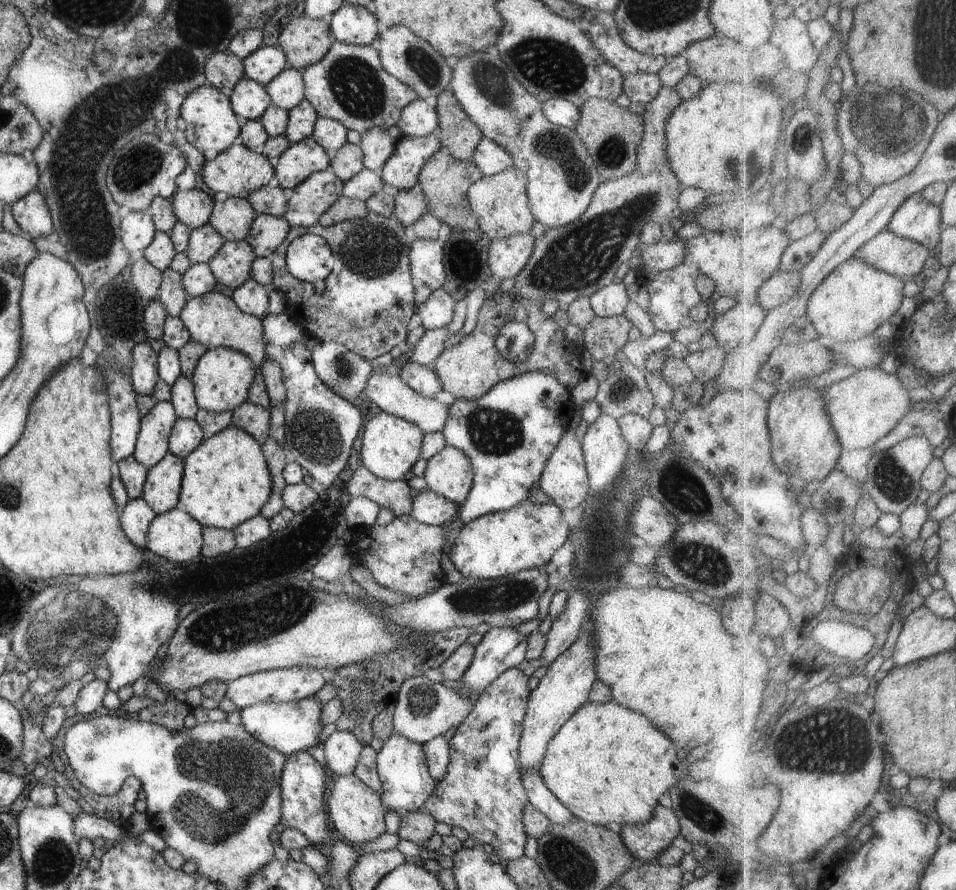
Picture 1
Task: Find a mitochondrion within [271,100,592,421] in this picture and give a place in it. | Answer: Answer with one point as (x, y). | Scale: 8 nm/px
(372, 249)

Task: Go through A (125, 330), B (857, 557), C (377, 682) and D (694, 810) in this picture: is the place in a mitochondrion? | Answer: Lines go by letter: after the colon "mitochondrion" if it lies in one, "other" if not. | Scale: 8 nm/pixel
A: other
B: other
C: other
D: mitochondrion

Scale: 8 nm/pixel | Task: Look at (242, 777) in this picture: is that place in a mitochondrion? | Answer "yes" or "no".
yes

